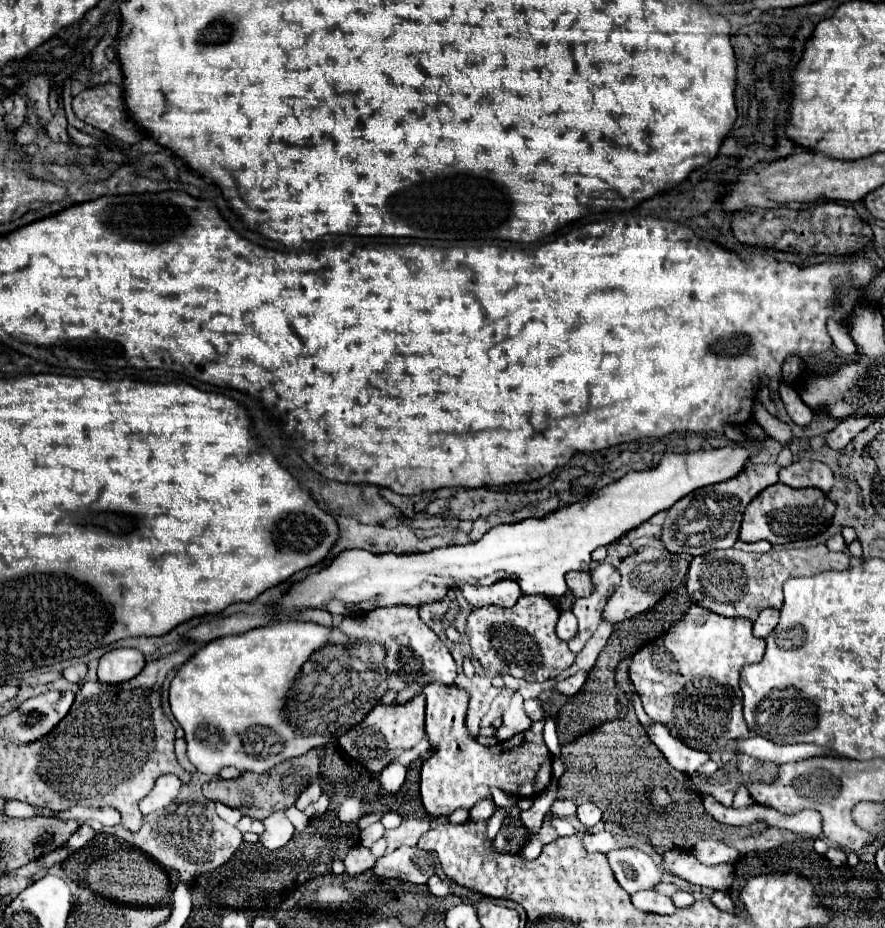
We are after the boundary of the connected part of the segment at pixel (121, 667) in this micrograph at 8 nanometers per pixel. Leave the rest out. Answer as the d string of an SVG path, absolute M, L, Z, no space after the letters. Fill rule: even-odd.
M116 648L106 652L98 664L98 680L118 684L132 680L146 666L146 656L136 648Z

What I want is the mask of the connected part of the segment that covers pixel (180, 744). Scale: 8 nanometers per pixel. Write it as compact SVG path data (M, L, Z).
M179 738L175 740L174 743L175 754L177 756L177 760L179 764L188 772L196 772L196 768L189 761L186 756L187 744L185 738Z

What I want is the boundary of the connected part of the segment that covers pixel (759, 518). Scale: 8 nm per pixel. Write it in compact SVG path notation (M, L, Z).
M772 484L770 488L762 490L746 508L744 520L742 520L742 542L758 542L768 540L770 544L788 544L804 538L818 536L826 532L826 528L832 524L836 504L822 494L818 488L804 488L794 490L784 484Z

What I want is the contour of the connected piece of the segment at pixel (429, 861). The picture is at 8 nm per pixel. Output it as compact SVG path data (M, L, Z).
M400 846L392 854L378 858L374 874L382 878L400 878L412 884L426 884L436 874L436 858L432 852L424 852L426 858L418 858L418 848Z

